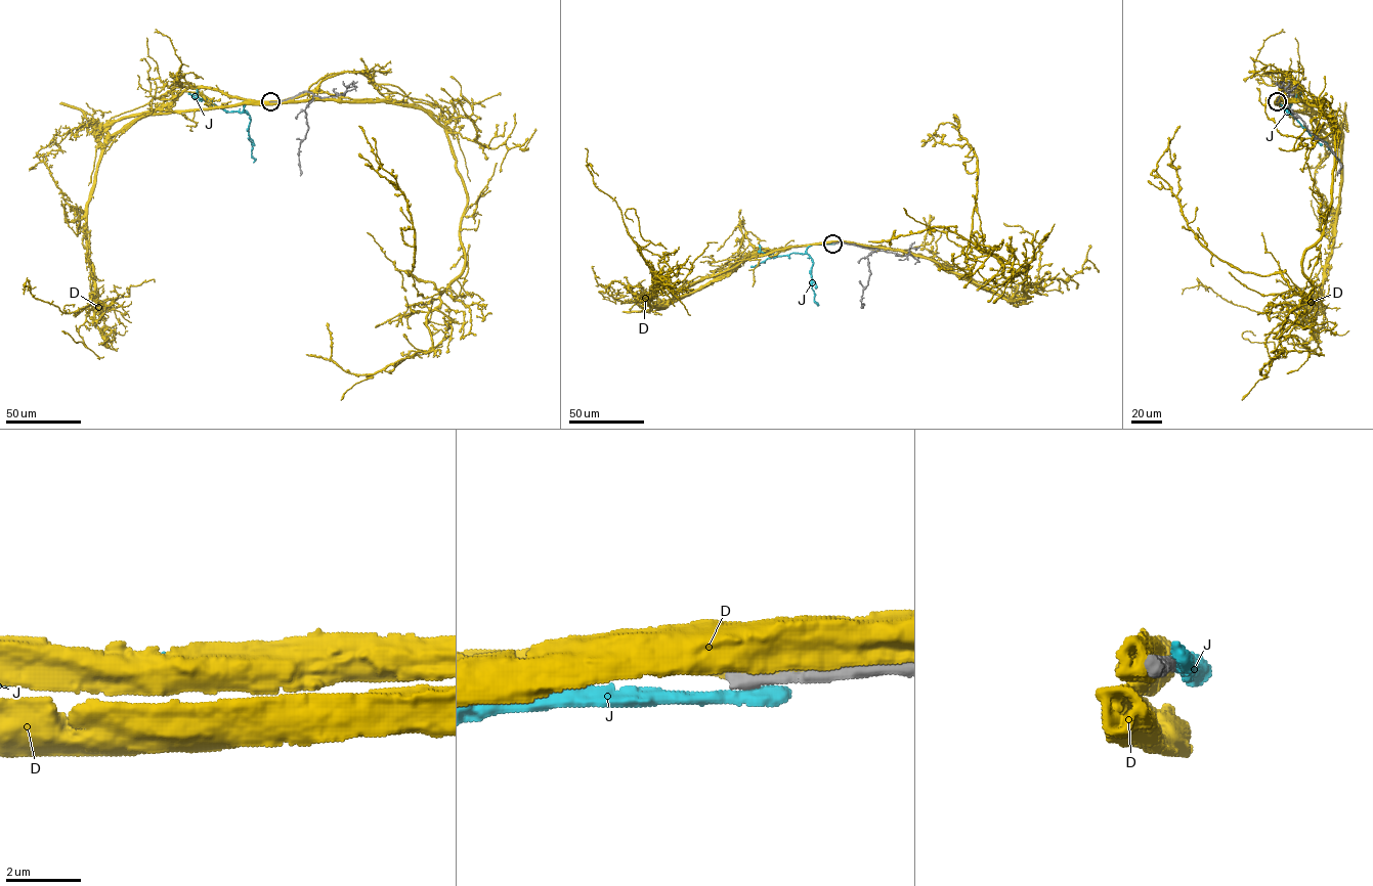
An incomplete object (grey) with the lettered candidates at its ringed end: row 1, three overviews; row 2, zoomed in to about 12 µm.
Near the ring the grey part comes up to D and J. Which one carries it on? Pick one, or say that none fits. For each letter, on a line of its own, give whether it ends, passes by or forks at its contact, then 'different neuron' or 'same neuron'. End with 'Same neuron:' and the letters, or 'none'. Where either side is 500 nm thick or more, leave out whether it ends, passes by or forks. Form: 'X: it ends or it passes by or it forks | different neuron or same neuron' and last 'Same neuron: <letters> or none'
D: different neuron
J: different neuron
Same neuron: none

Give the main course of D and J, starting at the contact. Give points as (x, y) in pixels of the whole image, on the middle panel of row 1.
D: (835, 242), (1029, 298), (1027, 268), (1004, 276), (970, 244), (968, 141), (941, 123), (921, 145)
J: (833, 244), (813, 244), (807, 249), (812, 259), (812, 289), (815, 303)

